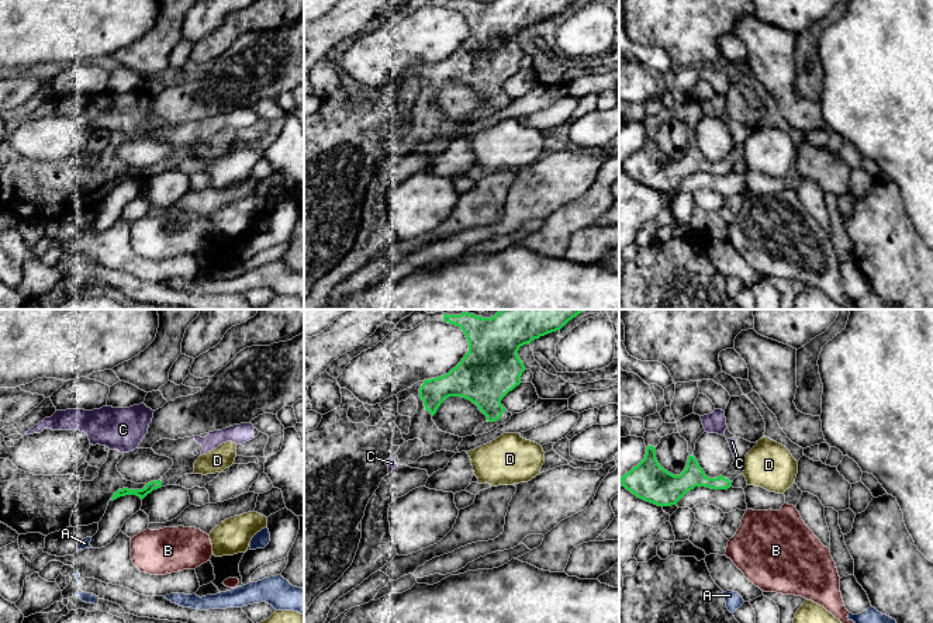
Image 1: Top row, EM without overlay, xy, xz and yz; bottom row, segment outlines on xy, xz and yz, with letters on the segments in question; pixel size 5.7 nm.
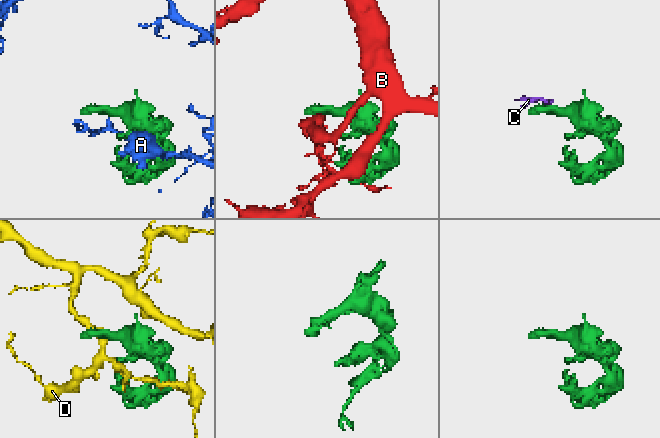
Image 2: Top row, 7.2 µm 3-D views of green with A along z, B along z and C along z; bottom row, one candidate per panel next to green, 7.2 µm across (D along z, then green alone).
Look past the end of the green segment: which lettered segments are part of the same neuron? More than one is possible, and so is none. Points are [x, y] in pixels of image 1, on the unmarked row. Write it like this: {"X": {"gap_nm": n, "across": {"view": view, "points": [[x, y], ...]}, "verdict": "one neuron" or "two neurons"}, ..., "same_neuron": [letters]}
{"A": {"gap_nm": 240, "across": {"view": "xy", "points": [[111, 184], [90, 222]]}, "verdict": "two neurons"}, "B": {"gap_nm": 160, "across": {"view": "yz", "points": [[729, 172], [747, 194]]}, "verdict": "two neurons"}, "C": {"gap_nm": 130, "across": {"view": "yz", "points": [[724, 162], [733, 141]]}, "verdict": "one neuron"}, "D": {"gap_nm": 80, "across": {"view": "yz", "points": [[731, 166], [743, 159]]}, "verdict": "two neurons"}, "same_neuron": ["C"]}

